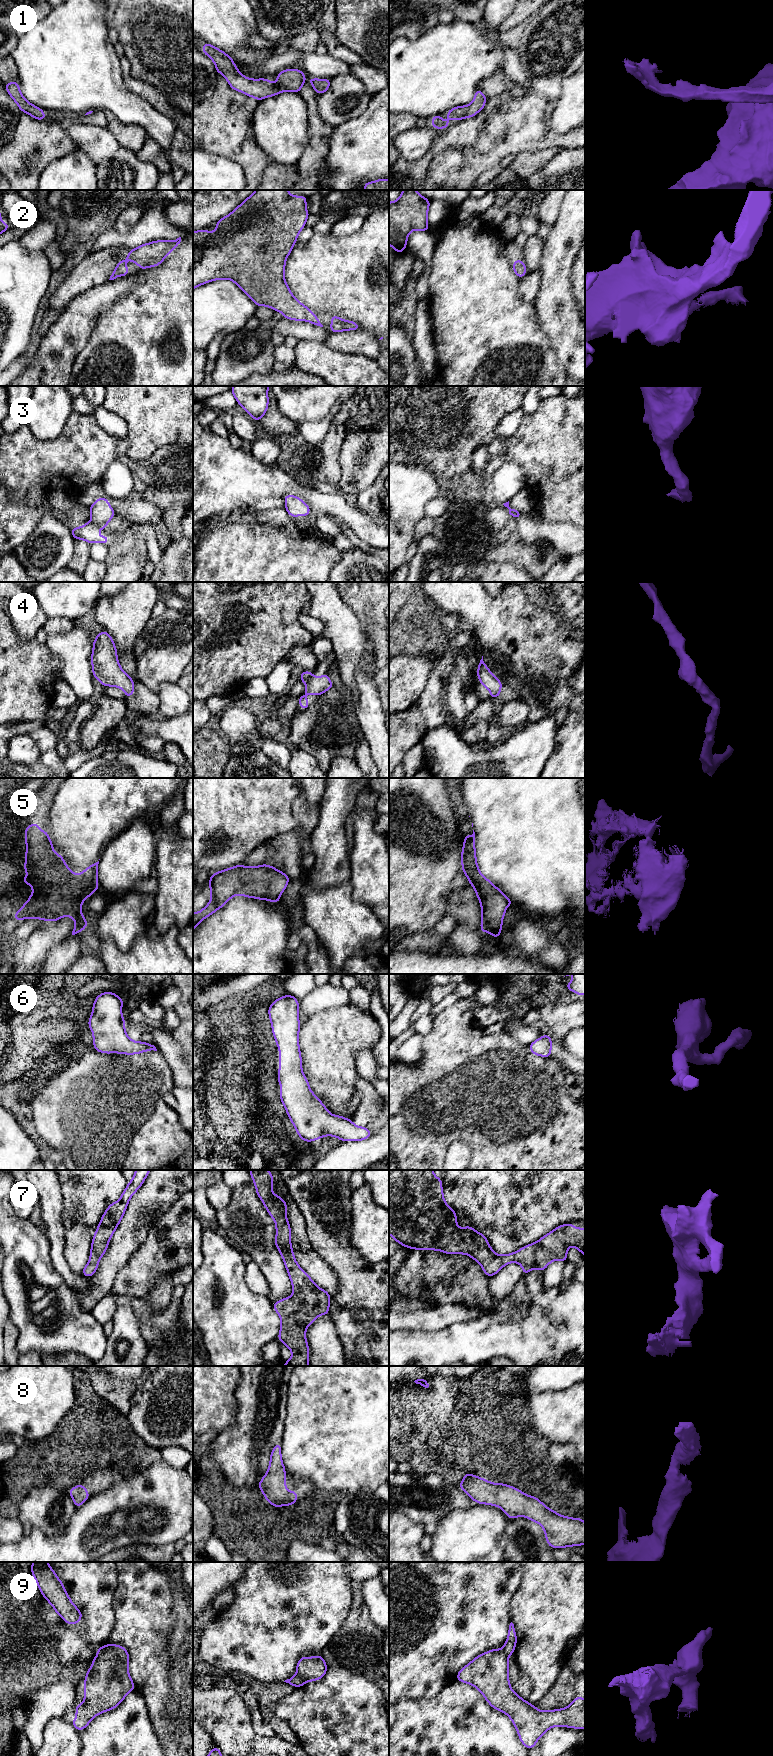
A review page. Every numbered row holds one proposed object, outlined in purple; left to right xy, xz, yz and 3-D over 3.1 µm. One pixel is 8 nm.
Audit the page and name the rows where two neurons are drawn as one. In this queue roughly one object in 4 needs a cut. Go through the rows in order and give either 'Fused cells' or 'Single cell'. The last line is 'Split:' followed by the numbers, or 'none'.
1: Single cell
2: Single cell
3: Single cell
4: Single cell
5: Single cell
6: Single cell
7: Single cell
8: Single cell
9: Fused cells
Split: 9

